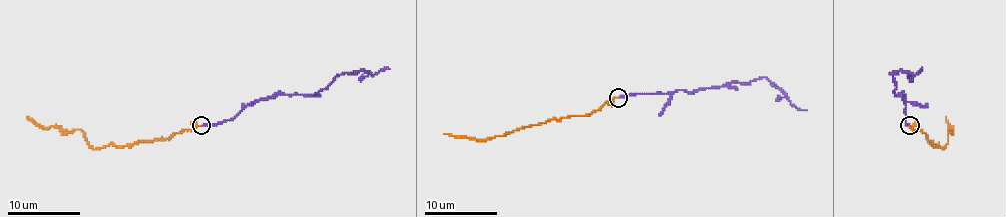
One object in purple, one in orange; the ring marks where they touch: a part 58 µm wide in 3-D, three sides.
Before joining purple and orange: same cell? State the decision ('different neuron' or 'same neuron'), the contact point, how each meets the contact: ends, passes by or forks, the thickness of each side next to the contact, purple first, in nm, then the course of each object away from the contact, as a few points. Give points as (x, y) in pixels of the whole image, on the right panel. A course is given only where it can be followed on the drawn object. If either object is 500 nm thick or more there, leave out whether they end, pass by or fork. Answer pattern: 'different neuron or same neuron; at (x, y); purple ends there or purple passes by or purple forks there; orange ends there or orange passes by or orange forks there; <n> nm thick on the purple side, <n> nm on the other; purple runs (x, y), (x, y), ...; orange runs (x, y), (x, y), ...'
same neuron; at (910, 125); purple ends there; orange passes by; 220 nm thick on the purple side, 120 nm on the other; purple runs (909, 125), (905, 120), (904, 98), (896, 94), (896, 82), (889, 72), (907, 71), (916, 74), (922, 69); orange runs (909, 125), (944, 149), (947, 144), (947, 129), (951, 131), (946, 116)

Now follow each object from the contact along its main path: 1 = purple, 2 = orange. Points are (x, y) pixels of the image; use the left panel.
1: (202, 125), (233, 120), (253, 102), (278, 94), (313, 94), (346, 72), (375, 74), (390, 69)
2: (200, 125), (167, 138), (94, 149), (79, 129), (39, 127), (26, 116)

